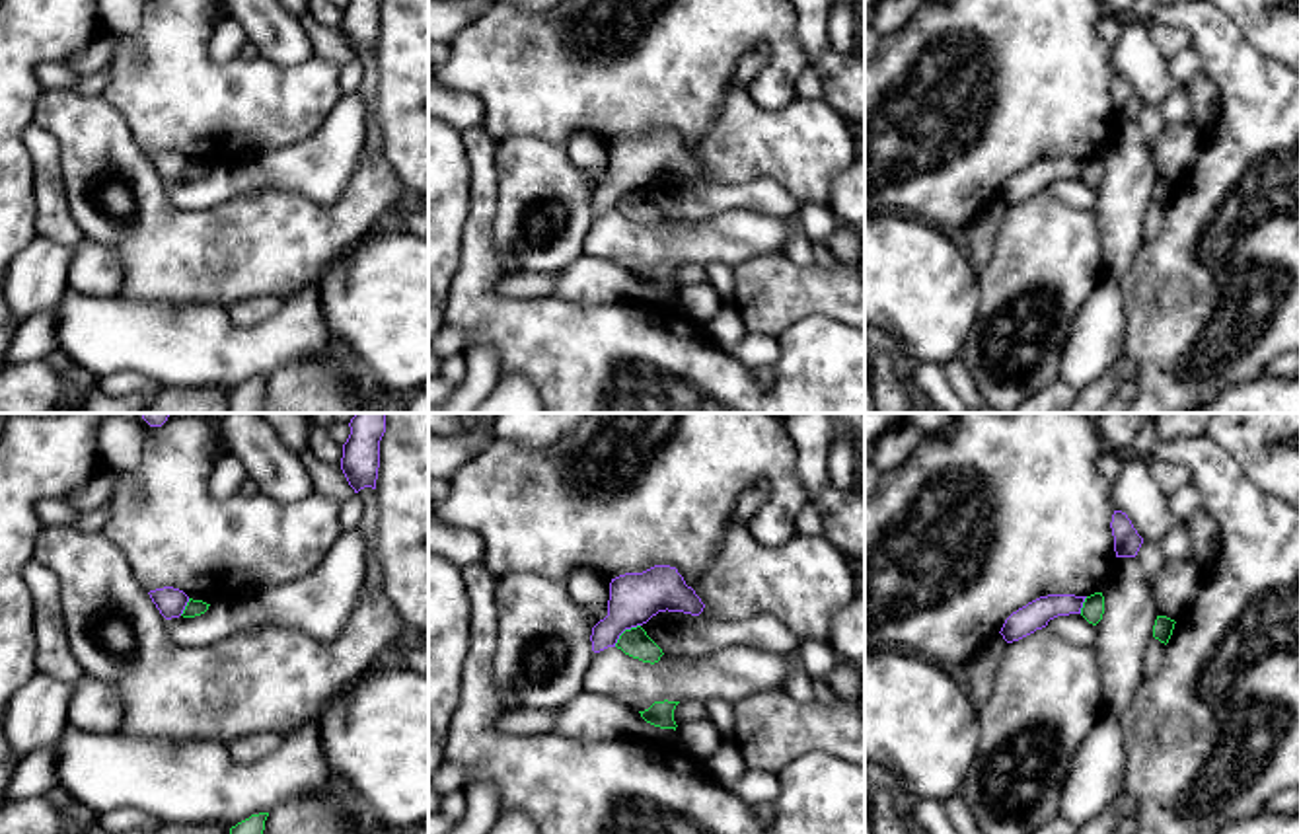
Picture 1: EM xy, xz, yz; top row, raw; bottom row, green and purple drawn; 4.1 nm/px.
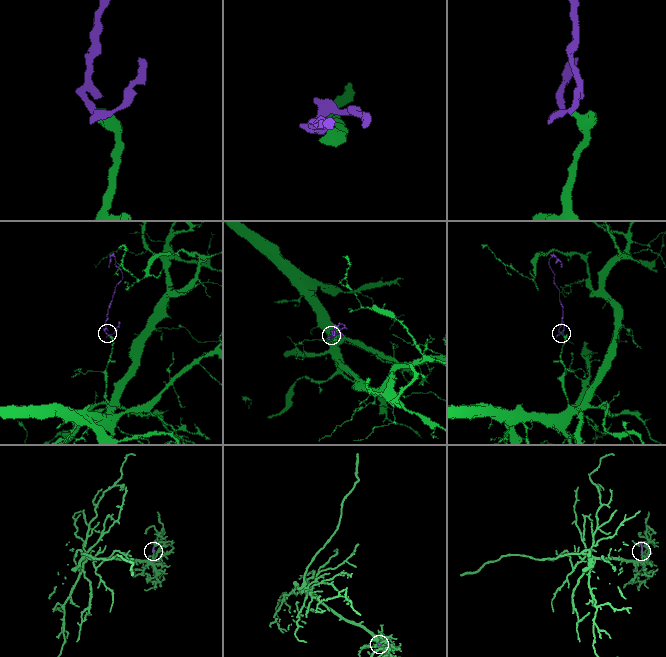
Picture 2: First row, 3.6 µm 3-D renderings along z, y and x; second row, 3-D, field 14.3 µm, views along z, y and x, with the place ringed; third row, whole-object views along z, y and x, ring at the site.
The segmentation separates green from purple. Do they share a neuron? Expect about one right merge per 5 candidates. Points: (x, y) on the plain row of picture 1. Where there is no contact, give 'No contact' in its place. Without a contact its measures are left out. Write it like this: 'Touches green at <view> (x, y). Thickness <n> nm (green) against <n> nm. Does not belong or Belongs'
Touches green at xz (624, 195). Thickness 120 nm (green) against 200 nm. Does not belong

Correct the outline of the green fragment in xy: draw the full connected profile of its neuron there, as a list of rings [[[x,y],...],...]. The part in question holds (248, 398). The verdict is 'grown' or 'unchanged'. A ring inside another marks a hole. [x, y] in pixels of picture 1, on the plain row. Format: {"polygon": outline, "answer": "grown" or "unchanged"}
{"polygon": [[[269,376],[251,378],[230,392],[228,413],[261,413]]], "answer": "unchanged"}

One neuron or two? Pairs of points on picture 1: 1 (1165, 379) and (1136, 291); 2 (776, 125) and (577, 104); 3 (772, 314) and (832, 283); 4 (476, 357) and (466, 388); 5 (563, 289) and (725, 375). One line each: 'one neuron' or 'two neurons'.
1: one neuron
2: two neurons
3: one neuron
4: one neuron
5: two neurons

